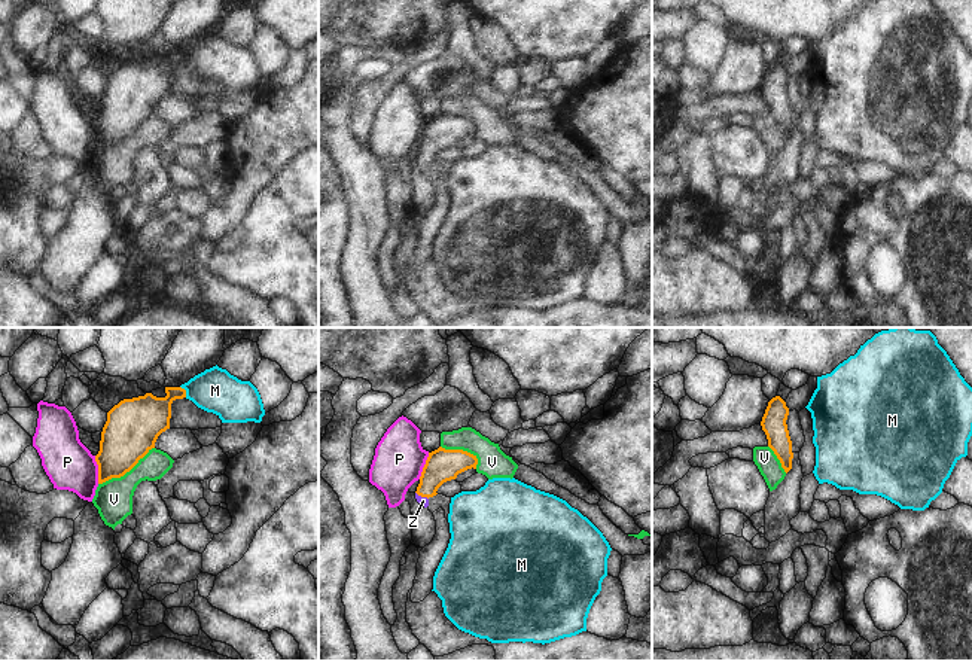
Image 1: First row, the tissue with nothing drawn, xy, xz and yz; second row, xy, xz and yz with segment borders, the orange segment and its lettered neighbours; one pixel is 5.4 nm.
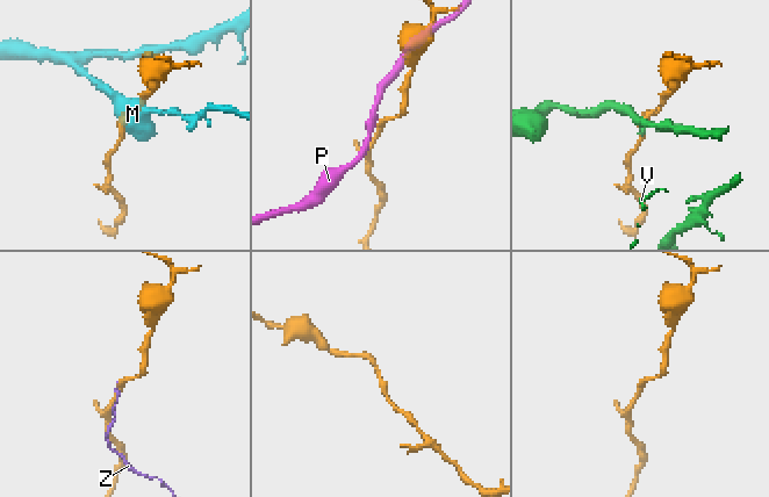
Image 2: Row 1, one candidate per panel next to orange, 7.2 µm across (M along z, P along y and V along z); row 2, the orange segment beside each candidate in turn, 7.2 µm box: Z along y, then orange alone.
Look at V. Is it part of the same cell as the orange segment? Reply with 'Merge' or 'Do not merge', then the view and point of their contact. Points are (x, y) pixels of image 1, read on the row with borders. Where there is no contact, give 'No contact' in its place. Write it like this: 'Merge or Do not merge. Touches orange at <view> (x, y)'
Do not merge. Touches orange at xy (125, 472).

